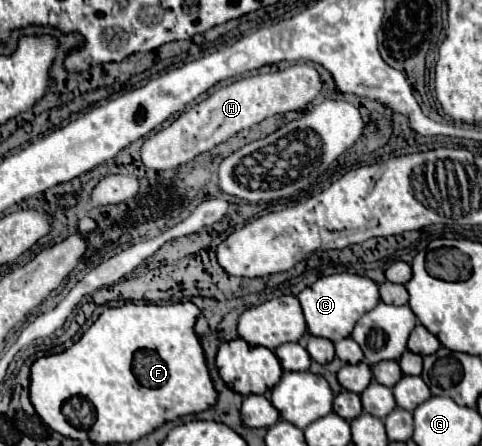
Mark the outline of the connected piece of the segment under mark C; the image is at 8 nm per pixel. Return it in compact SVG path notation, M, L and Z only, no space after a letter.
M339 273L339 275L329 275L329 277L319 279L311 287L303 289L297 295L297 299L303 307L309 333L337 343L339 339L349 337L355 323L379 303L379 291L377 291L377 283L373 283L367 277Z

